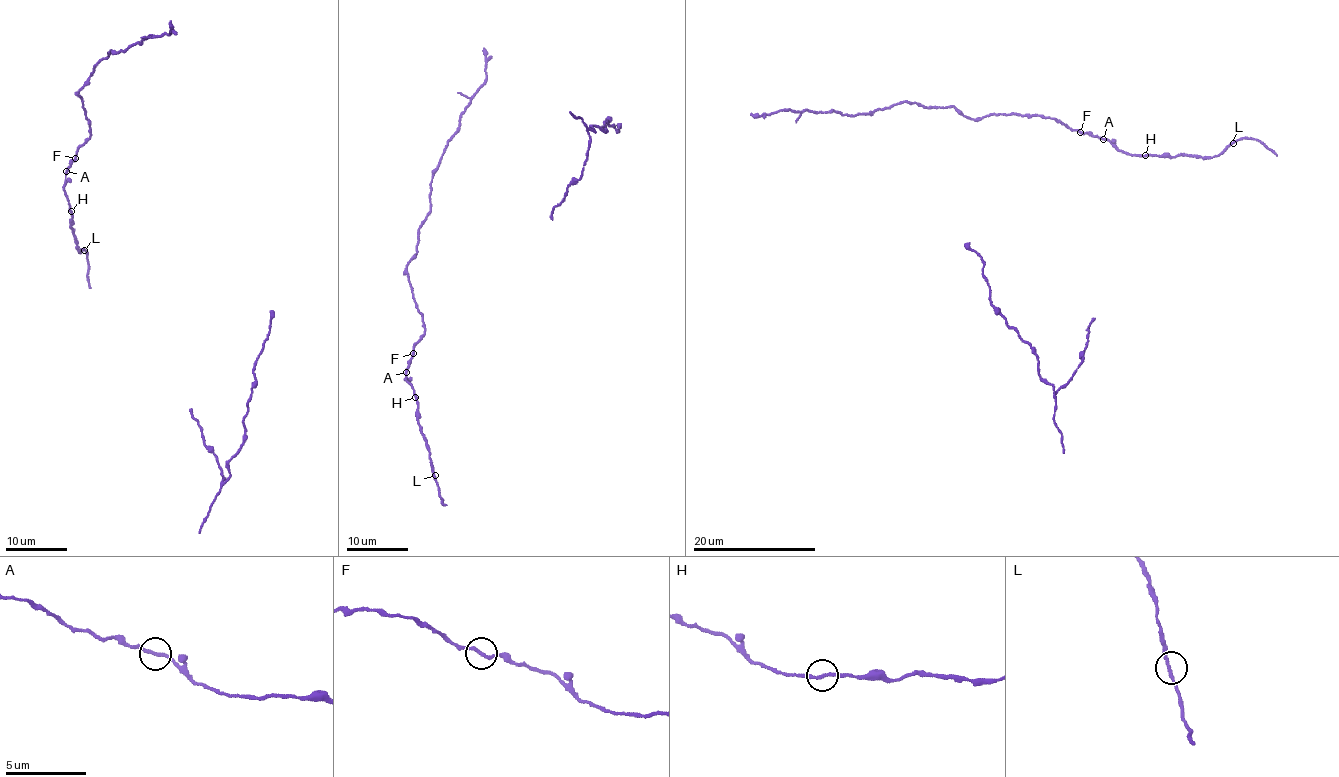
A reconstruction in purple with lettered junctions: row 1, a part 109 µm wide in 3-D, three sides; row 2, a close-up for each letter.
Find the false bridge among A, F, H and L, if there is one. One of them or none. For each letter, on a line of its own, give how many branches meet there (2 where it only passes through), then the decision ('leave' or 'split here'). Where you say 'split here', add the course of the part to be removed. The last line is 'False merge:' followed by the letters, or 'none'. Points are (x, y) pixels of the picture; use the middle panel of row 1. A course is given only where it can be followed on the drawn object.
A: branches 2; leave
F: branches 2; leave
H: branches 2; leave
L: branches 2; leave
False merge: none

